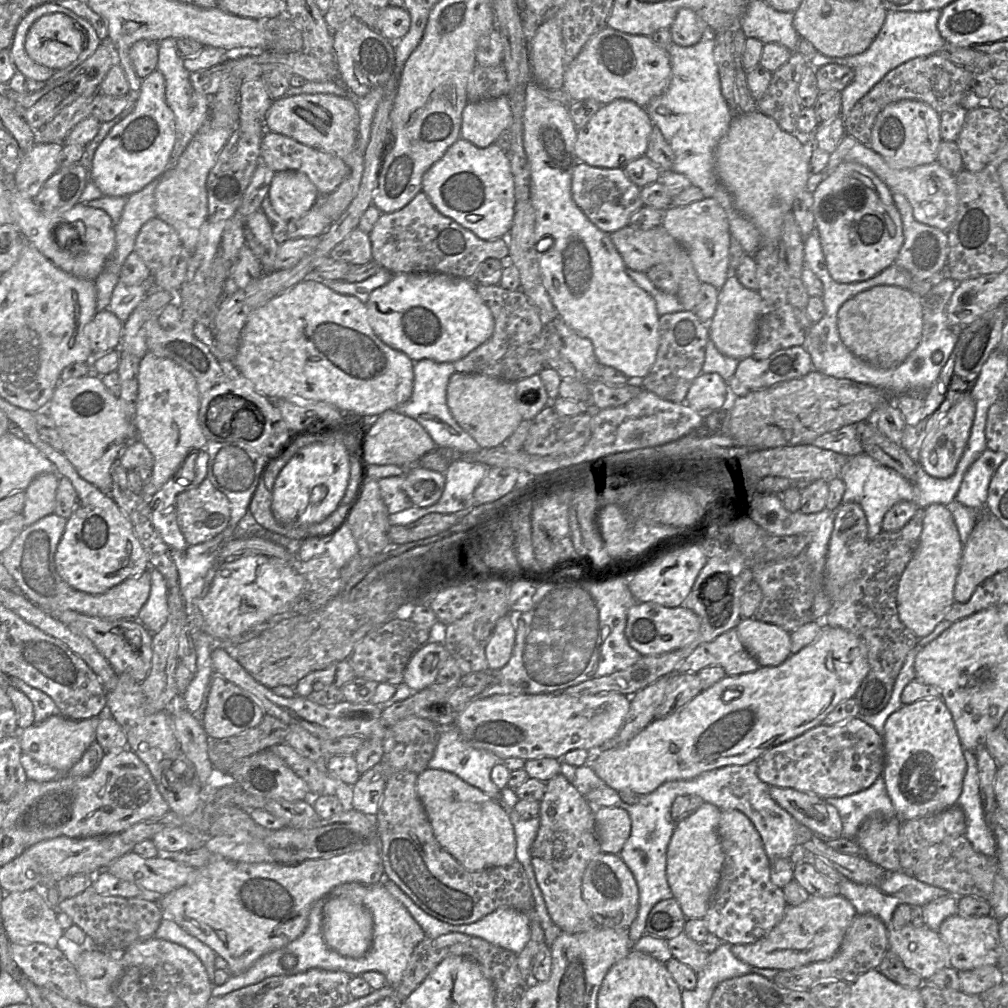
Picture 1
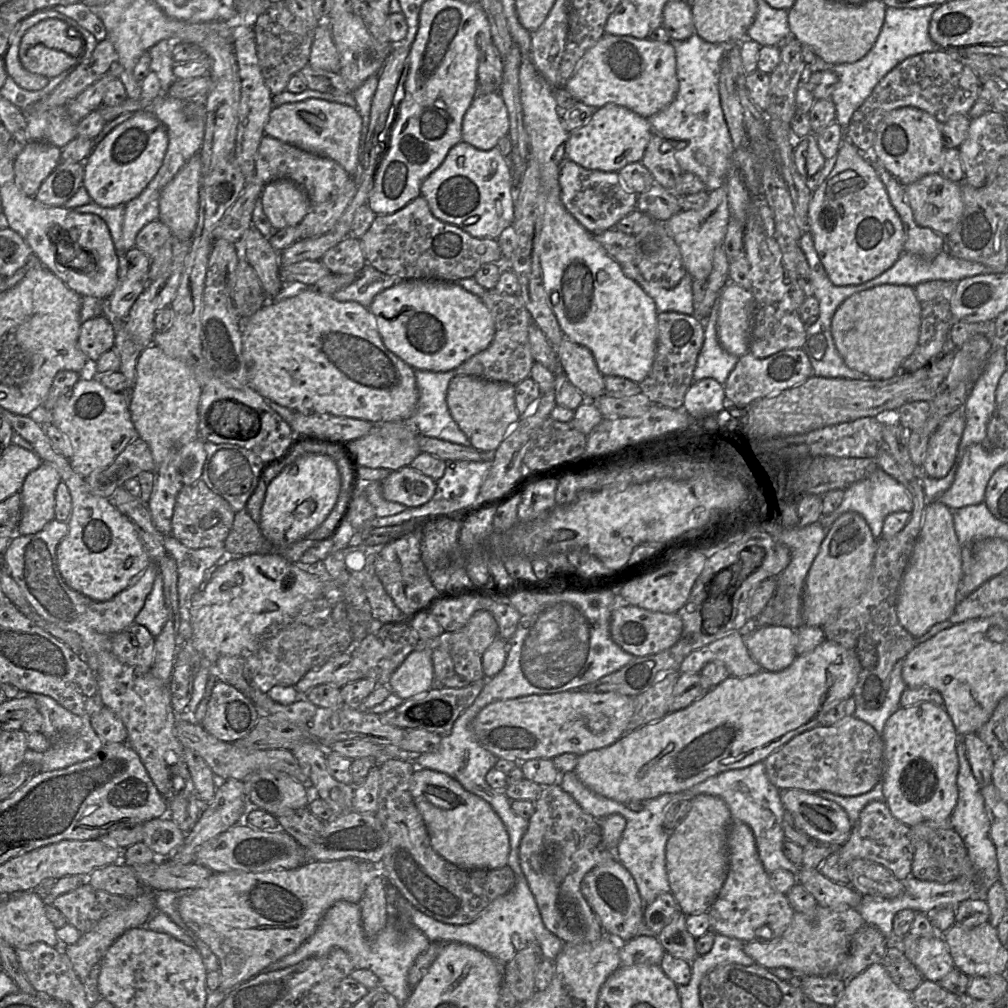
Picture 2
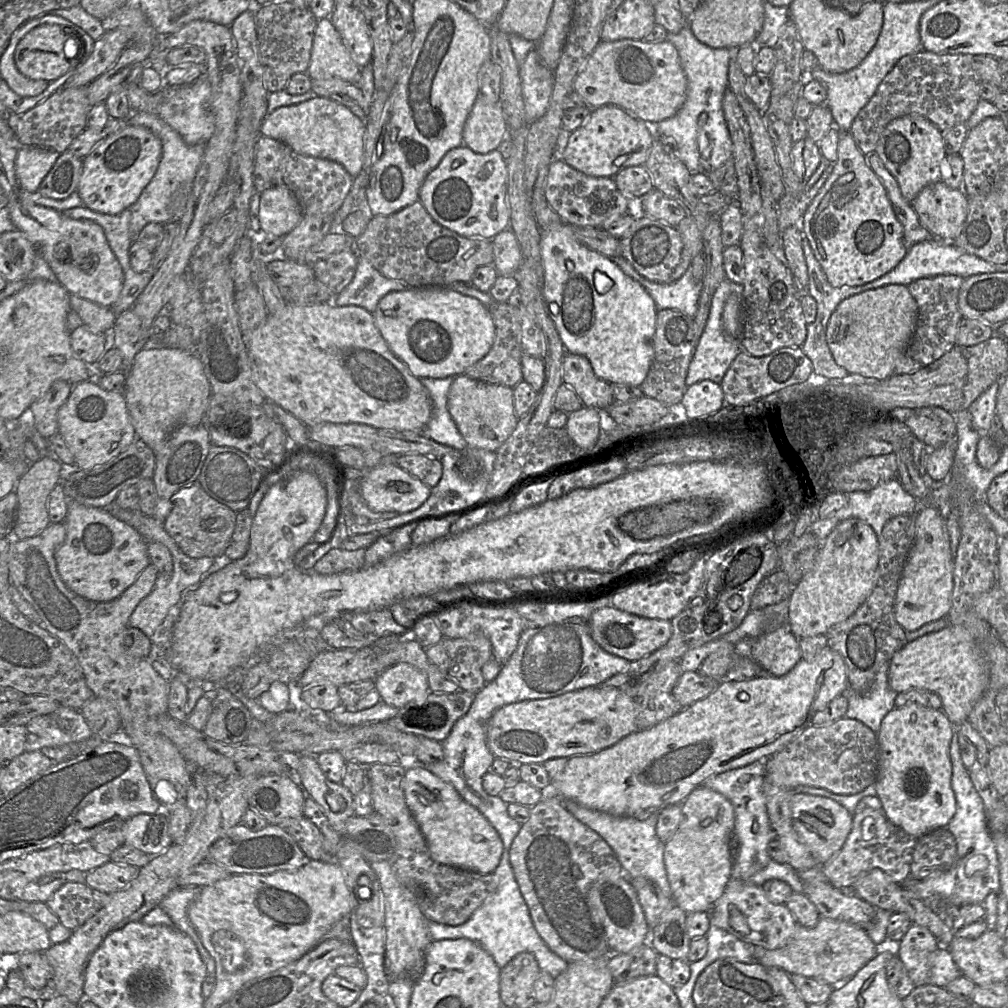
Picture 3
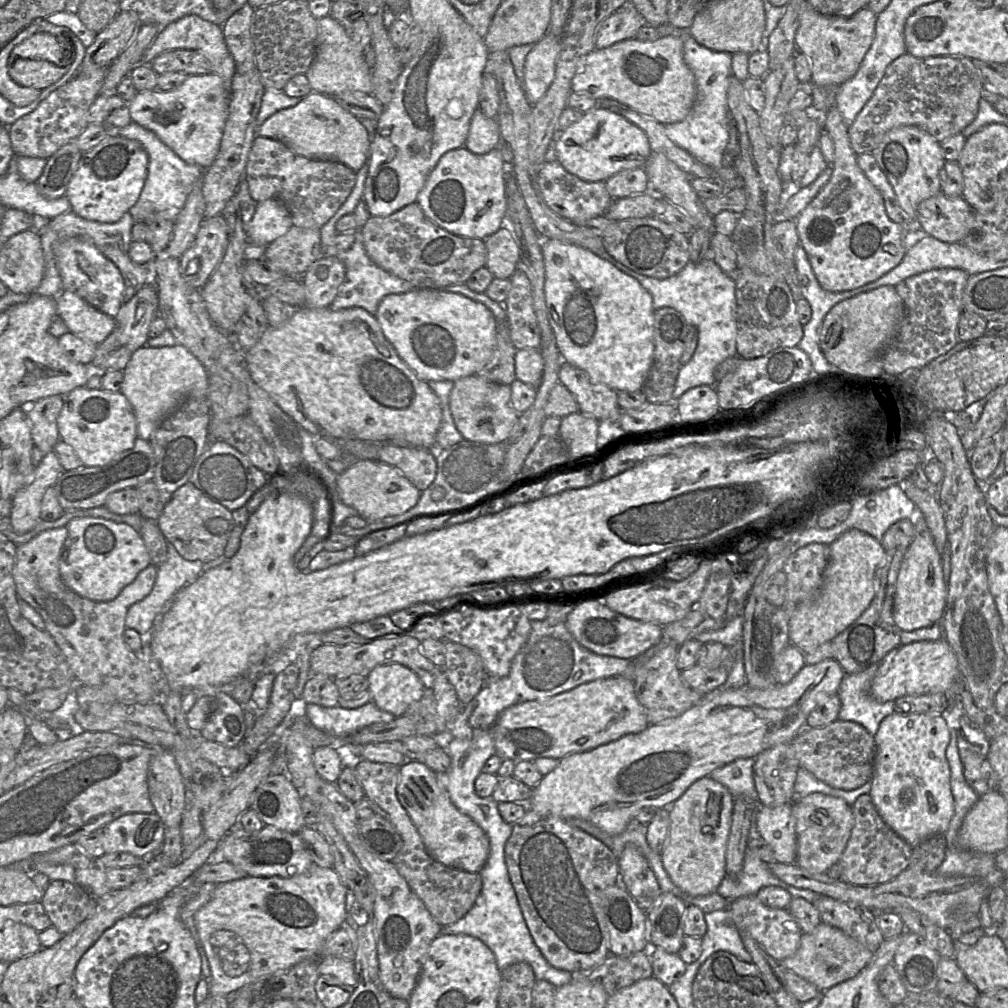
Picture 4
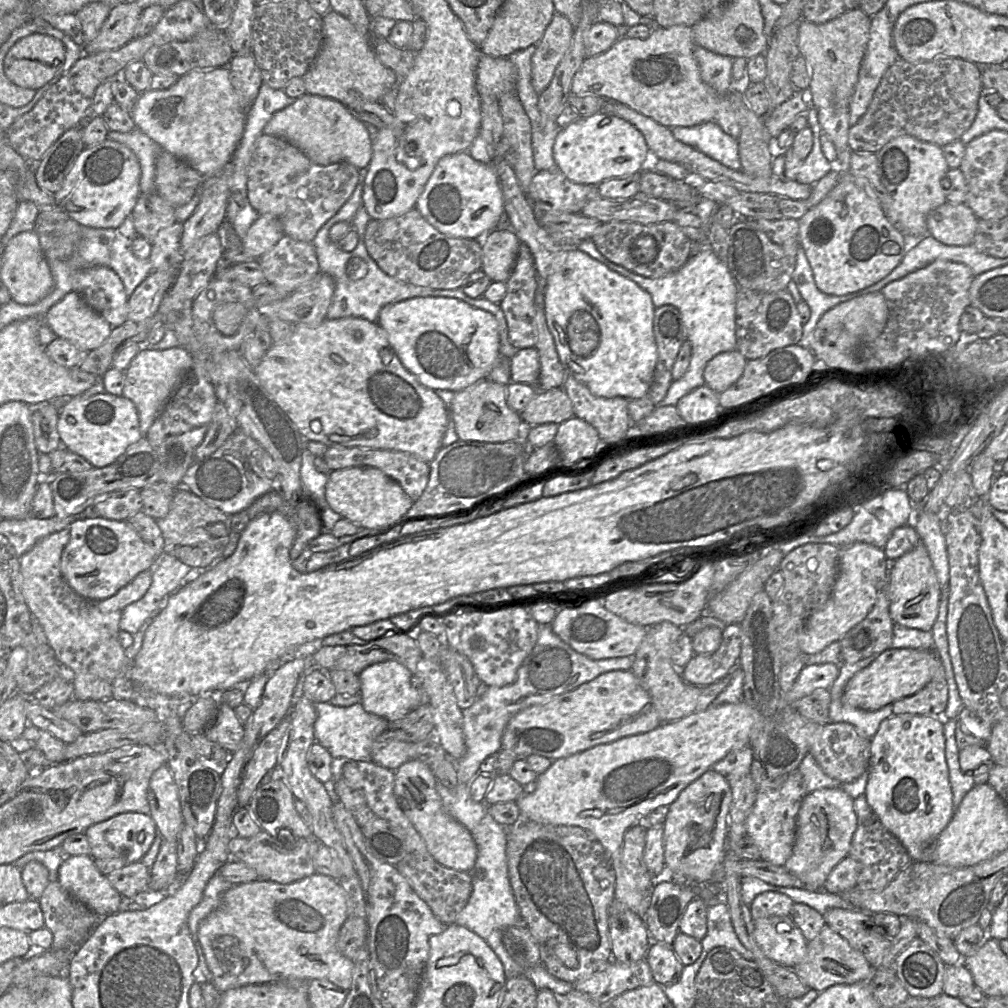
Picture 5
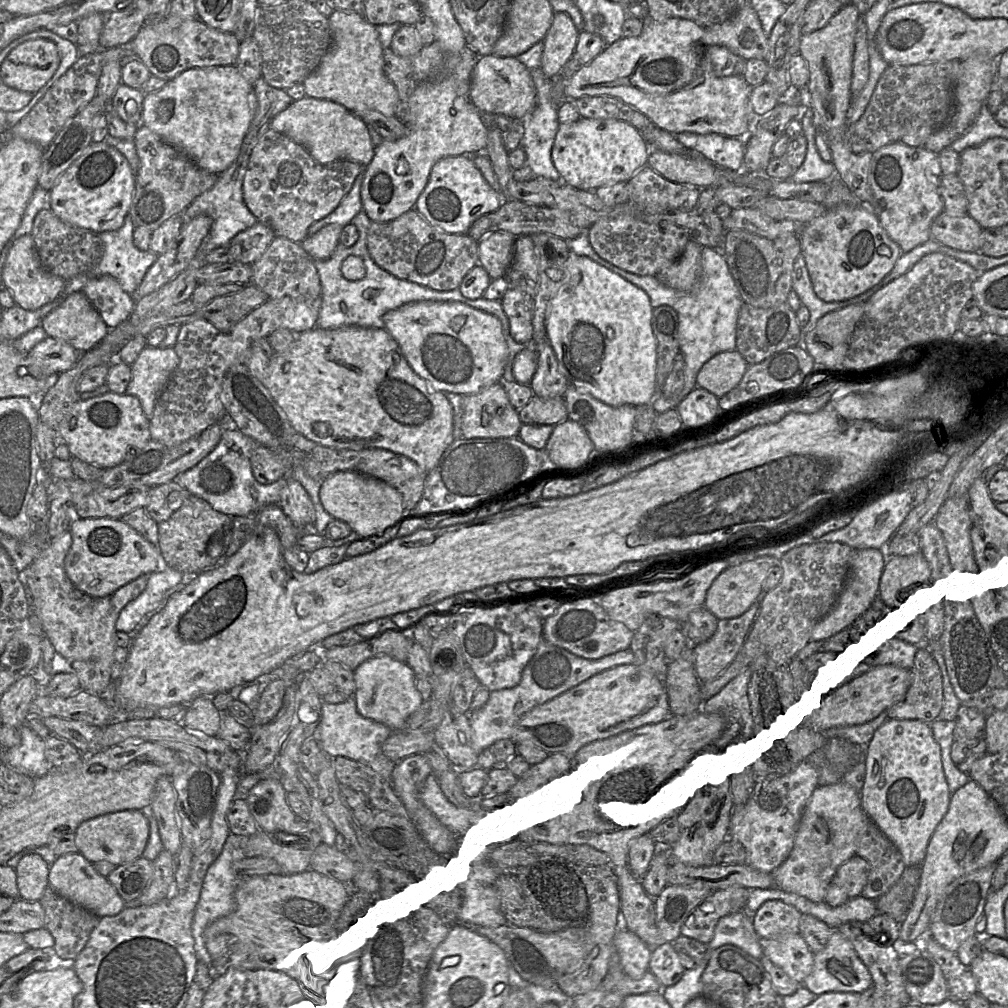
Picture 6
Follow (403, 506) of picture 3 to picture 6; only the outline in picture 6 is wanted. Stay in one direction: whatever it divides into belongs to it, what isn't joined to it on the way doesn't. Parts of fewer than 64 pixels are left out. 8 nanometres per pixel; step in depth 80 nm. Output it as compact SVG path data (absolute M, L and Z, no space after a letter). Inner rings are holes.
M336 472L326 477L319 490L324 510L336 520L345 522L361 538L379 536L404 518L401 494L387 483L357 472Z

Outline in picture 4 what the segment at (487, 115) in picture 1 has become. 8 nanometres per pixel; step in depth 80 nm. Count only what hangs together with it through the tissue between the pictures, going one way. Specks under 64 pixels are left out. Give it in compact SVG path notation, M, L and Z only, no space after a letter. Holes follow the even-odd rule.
M478 108L470 122L465 147L474 154L486 154L501 142L499 124L496 118L485 116Z

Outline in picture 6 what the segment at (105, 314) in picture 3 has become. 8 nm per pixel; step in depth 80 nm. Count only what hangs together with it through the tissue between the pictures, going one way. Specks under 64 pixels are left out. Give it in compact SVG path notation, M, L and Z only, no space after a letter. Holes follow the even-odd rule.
M82 291L70 294L42 320L41 326L48 336L68 343L80 353L97 346L109 332Z

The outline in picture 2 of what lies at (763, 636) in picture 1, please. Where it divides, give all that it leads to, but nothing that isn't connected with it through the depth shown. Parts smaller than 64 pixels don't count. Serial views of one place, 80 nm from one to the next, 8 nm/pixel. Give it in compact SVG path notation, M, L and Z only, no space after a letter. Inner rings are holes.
M758 627L744 638L744 642L755 661L766 671L782 671L798 656L796 630L790 627Z

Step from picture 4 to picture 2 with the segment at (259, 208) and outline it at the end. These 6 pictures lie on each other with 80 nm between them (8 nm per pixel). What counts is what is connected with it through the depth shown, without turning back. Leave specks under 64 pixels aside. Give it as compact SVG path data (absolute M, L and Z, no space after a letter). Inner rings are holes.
M278 179L266 184L260 200L275 230L298 225L312 207L304 189L289 179Z

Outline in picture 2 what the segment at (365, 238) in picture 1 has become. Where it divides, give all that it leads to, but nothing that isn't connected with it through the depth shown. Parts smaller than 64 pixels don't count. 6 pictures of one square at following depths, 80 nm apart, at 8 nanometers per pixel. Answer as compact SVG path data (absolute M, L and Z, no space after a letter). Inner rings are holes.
M354 236L344 238L320 259L330 274L359 274L367 264L360 240Z

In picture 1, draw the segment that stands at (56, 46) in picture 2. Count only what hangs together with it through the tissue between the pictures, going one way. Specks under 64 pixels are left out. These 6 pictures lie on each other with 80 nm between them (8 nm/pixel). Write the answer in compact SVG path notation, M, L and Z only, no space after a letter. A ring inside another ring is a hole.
M52 13L38 19L25 38L25 51L36 63L54 71L68 67L85 48L87 32L71 17Z

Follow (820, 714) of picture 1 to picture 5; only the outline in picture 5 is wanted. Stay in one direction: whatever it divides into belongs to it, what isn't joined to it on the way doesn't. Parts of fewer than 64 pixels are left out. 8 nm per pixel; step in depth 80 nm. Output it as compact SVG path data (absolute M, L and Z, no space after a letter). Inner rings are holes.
M833 663L804 666L791 690L785 693L785 700L793 705L815 689L830 689L839 673L840 667ZM745 701L739 703L724 703L724 704L712 704L707 709L692 713L684 718L676 721L662 722L655 729L640 733L636 735L622 737L618 740L607 744L601 744L594 746L585 751L573 754L571 756L561 758L552 761L550 767L543 773L539 774L533 784L527 784L525 786L524 792L517 798L516 804L520 810L520 816L537 823L545 825L555 825L555 826L577 826L585 829L593 838L599 841L608 853L613 869L615 871L615 895L616 900L625 904L631 911L636 913L638 916L644 919L648 903L649 895L642 893L632 877L623 864L621 851L622 844L624 840L624 835L626 831L636 824L640 817L648 814L650 811L656 809L660 806L669 807L679 796L679 794L694 780L700 777L707 770L711 769L712 766L723 759L730 751L749 746L750 742L750 732L754 725L754 709L750 707Z

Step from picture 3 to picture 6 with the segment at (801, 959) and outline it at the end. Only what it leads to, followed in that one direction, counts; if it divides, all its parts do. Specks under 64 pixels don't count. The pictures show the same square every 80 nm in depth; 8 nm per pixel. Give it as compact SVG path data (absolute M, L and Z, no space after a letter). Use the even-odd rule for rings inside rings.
M833 930L826 946L813 955L813 967L803 986L819 996L827 992L863 993L873 985L868 968L857 955L851 942L838 930Z

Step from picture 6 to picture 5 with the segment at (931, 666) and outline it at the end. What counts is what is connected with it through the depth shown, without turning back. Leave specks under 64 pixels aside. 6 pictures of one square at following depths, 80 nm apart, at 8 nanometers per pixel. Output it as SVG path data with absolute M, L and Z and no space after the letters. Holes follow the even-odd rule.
M936 645L929 649L935 656L935 670L927 685L913 695L896 700L894 714L920 714L937 716L946 710L948 704L948 685L944 665L937 654Z

